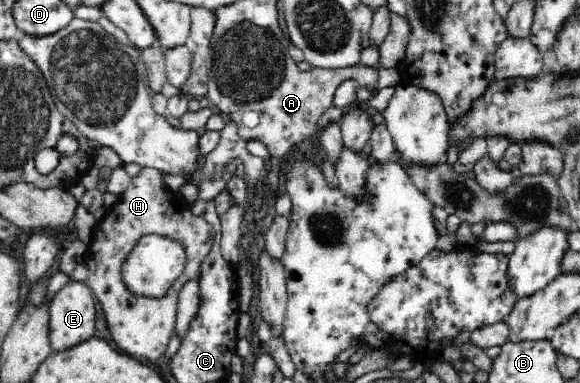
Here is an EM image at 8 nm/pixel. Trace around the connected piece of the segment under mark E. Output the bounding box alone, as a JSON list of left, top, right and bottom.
[50,280,96,351]

